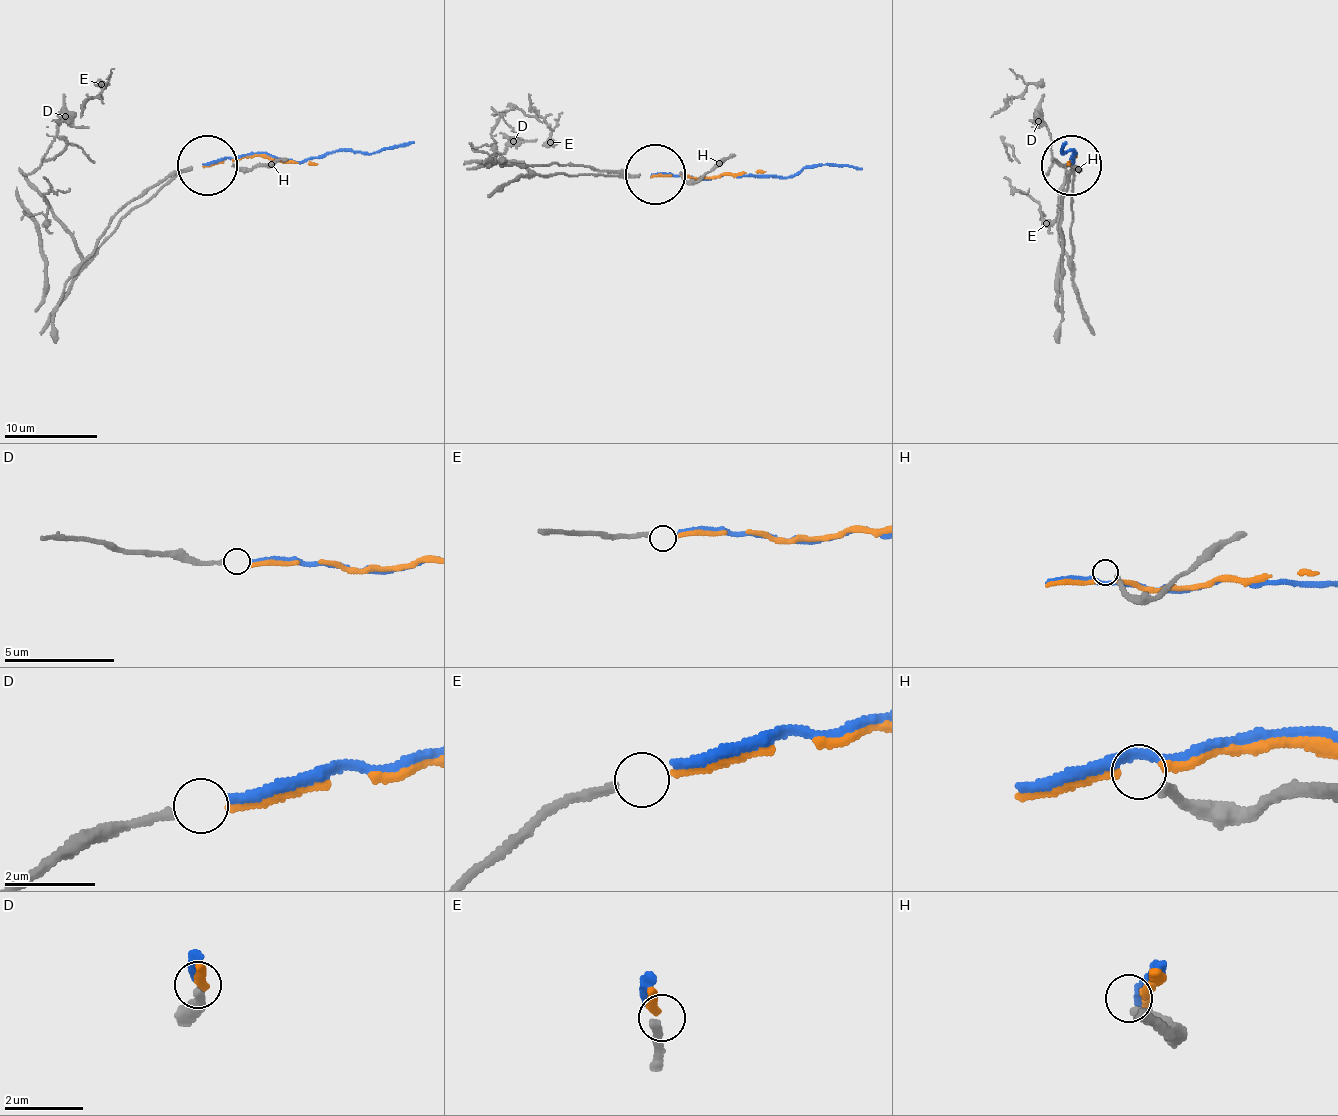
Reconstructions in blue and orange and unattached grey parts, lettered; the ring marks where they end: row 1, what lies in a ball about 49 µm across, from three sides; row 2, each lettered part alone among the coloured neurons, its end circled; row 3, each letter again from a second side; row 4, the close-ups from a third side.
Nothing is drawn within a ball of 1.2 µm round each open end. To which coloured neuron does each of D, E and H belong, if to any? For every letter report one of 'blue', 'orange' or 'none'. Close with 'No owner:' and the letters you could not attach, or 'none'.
D: blue
E: orange
H: none
No owner: H

